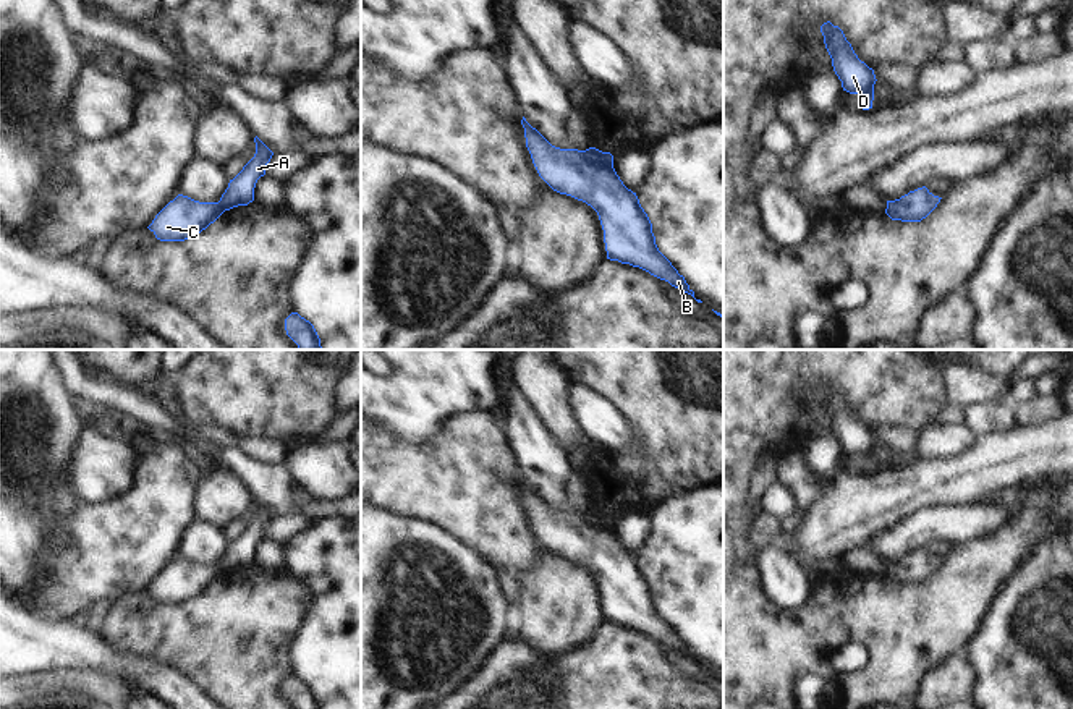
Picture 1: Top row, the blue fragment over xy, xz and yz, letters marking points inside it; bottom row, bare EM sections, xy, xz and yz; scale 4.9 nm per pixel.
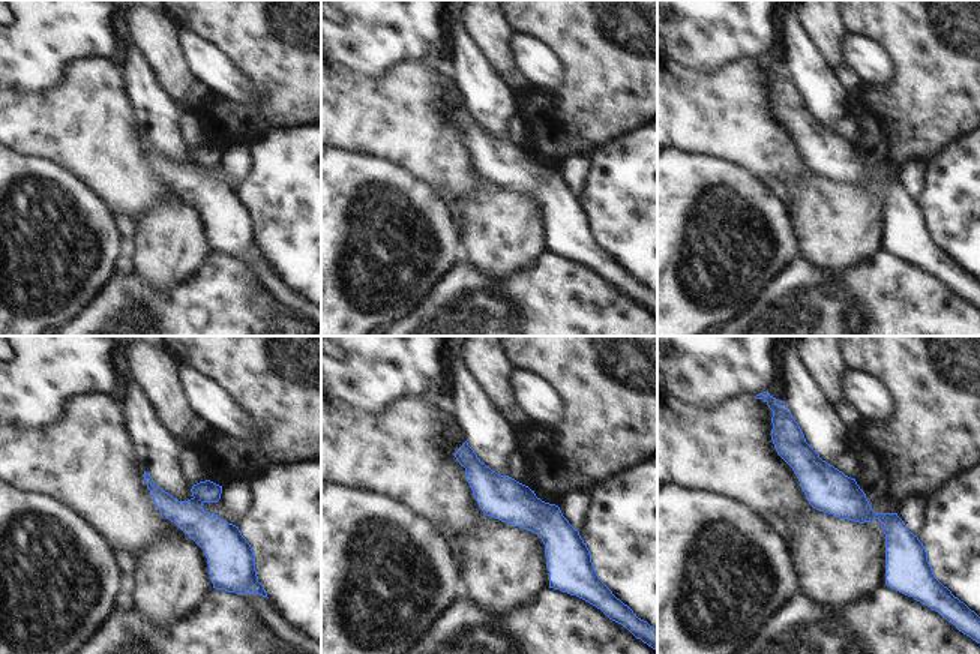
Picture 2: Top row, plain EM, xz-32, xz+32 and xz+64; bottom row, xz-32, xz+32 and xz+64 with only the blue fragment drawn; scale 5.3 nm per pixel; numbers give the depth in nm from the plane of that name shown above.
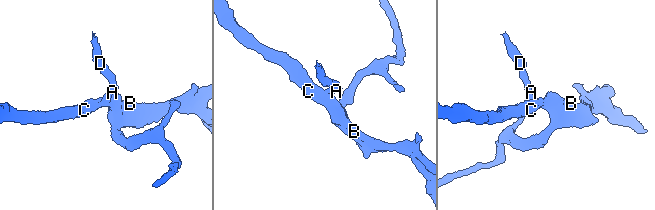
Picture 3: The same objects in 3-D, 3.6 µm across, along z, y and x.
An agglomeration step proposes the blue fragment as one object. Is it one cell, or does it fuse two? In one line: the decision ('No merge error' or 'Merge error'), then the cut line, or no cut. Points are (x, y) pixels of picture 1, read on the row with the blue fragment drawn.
Merge error. Split along xz (581, 151), (594, 164), (612, 167)

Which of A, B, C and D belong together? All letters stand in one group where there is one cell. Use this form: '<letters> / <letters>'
A D / B C

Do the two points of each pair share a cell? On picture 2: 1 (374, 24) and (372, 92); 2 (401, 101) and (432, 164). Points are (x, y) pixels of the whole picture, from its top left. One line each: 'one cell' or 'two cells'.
1: two cells
2: one cell

